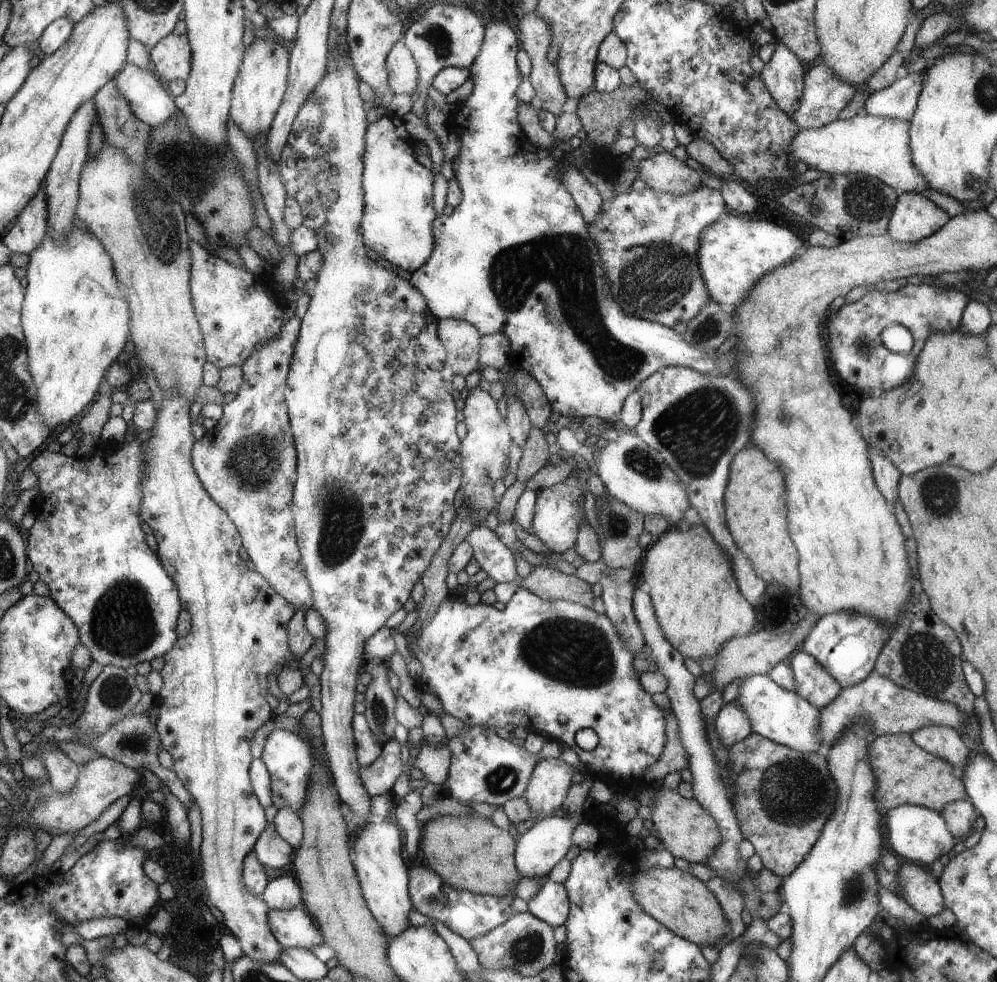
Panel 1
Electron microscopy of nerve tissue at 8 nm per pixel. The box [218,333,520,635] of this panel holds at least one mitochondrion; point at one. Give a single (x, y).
(339, 511)

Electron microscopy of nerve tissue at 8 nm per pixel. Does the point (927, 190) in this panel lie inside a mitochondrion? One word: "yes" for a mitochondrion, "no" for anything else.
no

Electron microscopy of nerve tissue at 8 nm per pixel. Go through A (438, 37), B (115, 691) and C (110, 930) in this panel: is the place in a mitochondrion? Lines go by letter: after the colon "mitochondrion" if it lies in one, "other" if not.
A: mitochondrion
B: mitochondrion
C: other

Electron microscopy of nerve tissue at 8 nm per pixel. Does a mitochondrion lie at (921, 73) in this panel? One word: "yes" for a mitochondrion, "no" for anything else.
no

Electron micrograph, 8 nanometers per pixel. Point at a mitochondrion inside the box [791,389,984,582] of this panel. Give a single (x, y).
(939, 491)

